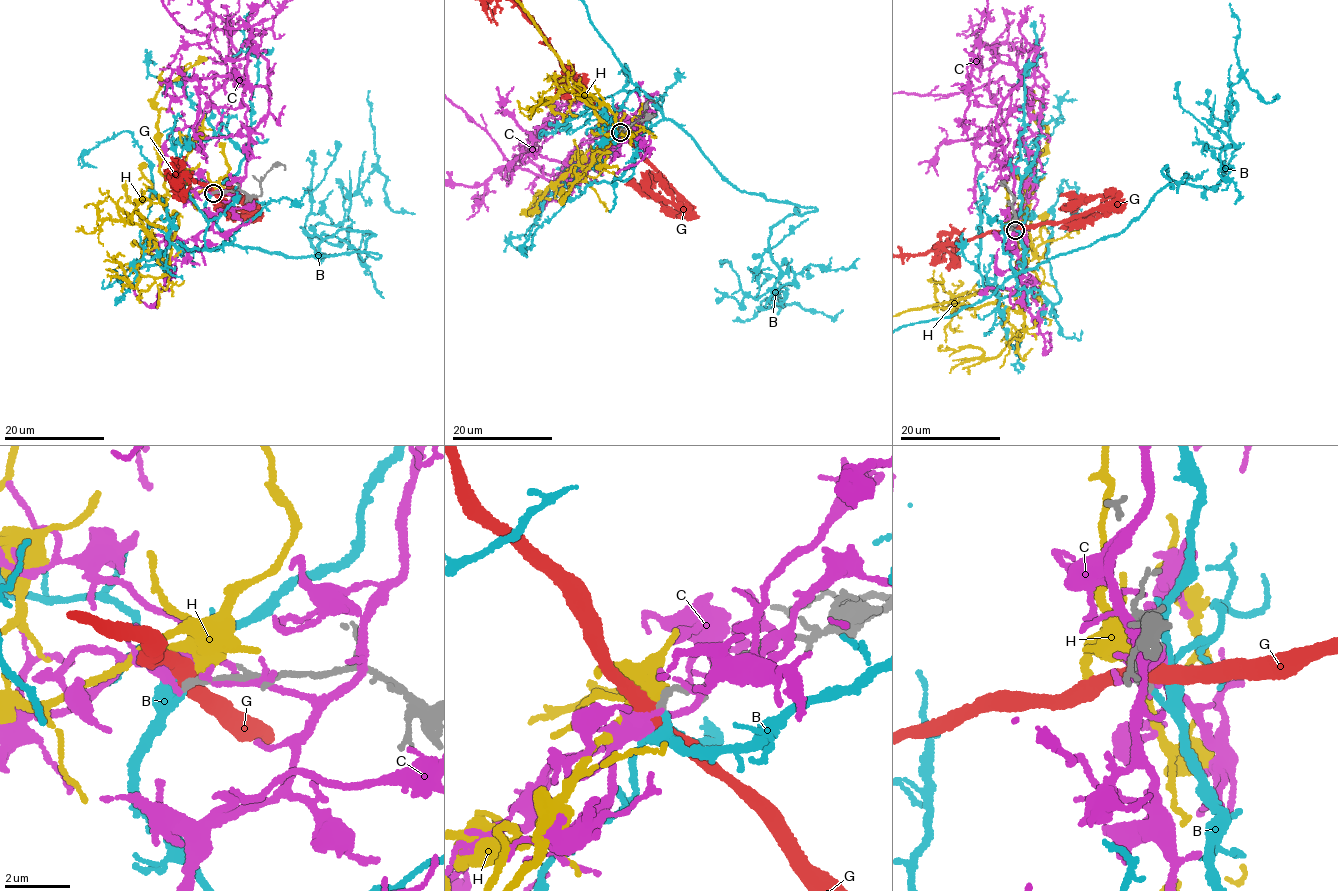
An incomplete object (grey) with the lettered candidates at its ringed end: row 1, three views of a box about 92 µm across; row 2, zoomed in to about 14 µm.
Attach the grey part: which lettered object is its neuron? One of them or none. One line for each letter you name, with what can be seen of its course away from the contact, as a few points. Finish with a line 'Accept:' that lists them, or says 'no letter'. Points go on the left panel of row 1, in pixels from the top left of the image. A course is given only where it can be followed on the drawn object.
B: Its course: (212, 193), (206, 212), (230, 243), (189, 249), (137, 219), (105, 231), (80, 226)
Accept: B

